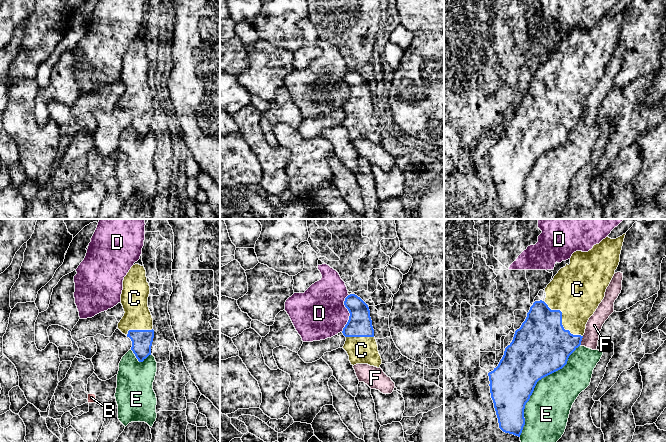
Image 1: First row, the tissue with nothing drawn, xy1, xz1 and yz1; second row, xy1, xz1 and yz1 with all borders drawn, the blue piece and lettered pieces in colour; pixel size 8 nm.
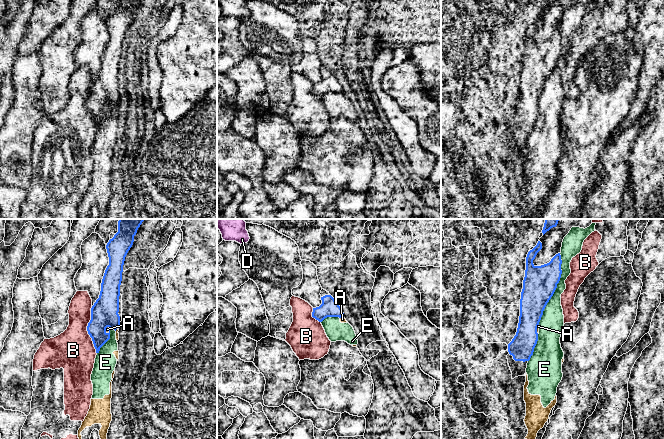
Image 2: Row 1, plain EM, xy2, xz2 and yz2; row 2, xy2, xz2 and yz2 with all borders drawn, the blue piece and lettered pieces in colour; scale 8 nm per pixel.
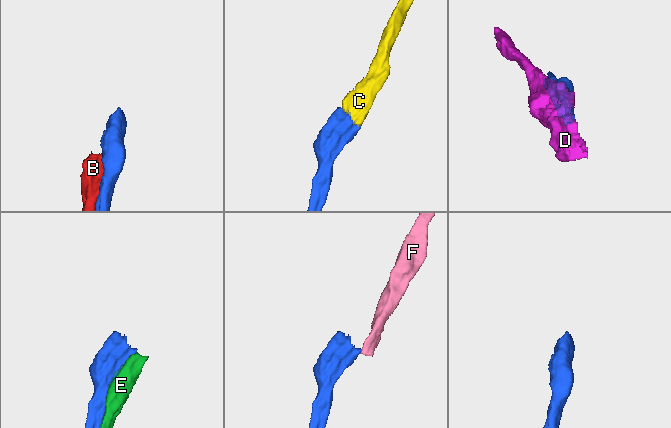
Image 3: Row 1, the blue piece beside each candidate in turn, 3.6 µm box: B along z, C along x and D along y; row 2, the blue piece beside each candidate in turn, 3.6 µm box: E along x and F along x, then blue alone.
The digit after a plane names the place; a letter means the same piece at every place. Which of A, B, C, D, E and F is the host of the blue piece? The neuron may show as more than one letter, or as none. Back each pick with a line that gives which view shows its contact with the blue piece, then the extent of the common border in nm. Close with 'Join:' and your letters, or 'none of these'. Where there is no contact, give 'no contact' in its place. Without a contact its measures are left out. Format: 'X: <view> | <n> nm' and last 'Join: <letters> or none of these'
C: yz1 | 420 nm
Join: C

